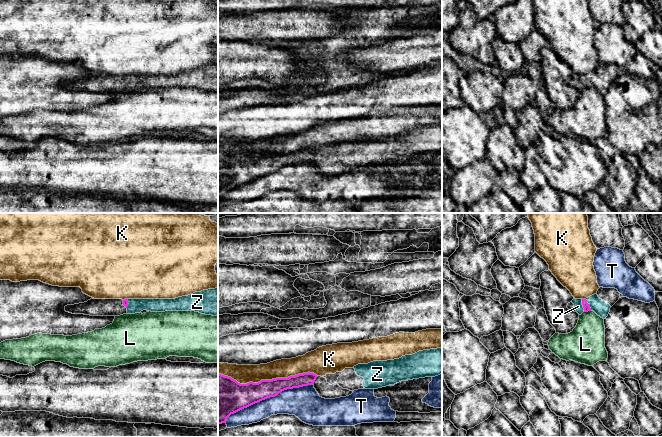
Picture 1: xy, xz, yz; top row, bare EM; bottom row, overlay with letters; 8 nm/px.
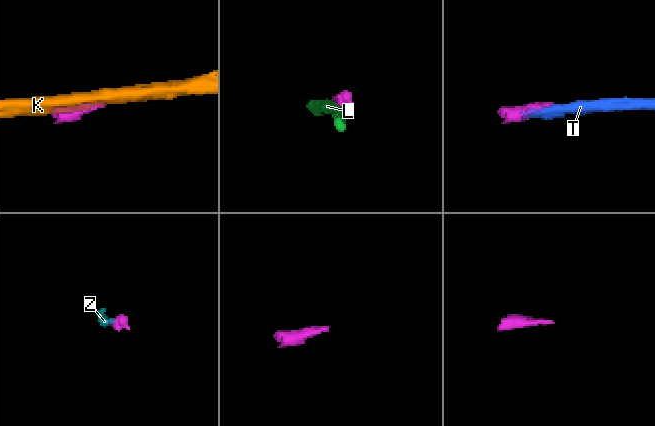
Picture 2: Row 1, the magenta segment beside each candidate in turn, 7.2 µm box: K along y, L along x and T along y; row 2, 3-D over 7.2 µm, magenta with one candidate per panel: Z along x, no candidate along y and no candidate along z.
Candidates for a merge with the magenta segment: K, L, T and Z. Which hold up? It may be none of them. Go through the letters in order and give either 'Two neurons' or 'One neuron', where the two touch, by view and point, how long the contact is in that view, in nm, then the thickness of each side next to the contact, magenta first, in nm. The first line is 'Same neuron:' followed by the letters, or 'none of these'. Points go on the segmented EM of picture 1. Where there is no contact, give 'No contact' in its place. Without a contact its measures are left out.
Same neuron: Z
K: Two neurons. Touches magenta at xz (268, 380). Shared border 800 nm. Thickness 190 nm (magenta) against 160 nm
L: Two neurons. Touches magenta at yz (587, 311). Shared border 60 nm. Thickness 60 nm (magenta) against 300 nm
T: Two neurons. Touches magenta at xz (267, 397). Shared border 750 nm. Thickness 220 nm (magenta) against 220 nm
Z: One neuron. Touches magenta at yz (582, 304). Shared border 110 nm. Thickness 60 nm (magenta) against 70 nm

